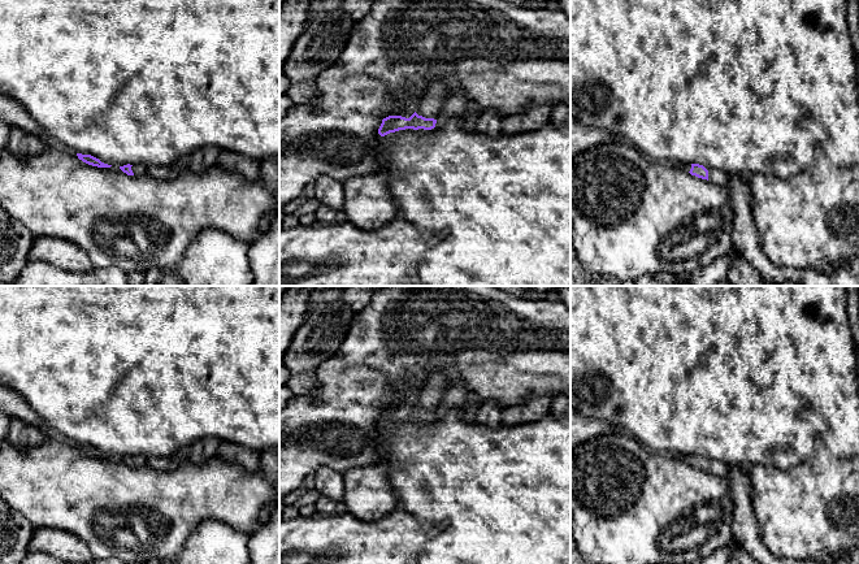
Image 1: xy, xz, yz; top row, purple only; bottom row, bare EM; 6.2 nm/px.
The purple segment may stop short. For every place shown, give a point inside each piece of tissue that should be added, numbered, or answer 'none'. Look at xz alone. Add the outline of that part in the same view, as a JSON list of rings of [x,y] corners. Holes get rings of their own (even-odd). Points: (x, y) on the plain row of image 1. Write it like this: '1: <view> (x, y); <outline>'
1: xz (430, 398); [[[434,369],[428,378],[425,389],[418,394],[416,404],[425,409],[437,411],[447,389],[447,379],[441,369]]]

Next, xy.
1: xy (138, 460); [[[136,455],[131,457],[134,467],[143,467],[147,464],[147,457],[142,455]]]

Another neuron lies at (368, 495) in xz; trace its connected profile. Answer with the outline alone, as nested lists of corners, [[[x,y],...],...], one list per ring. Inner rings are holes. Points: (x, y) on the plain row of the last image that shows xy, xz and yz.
[[[383,465],[355,467],[343,472],[346,512],[361,521],[377,521],[398,507],[395,490]]]

